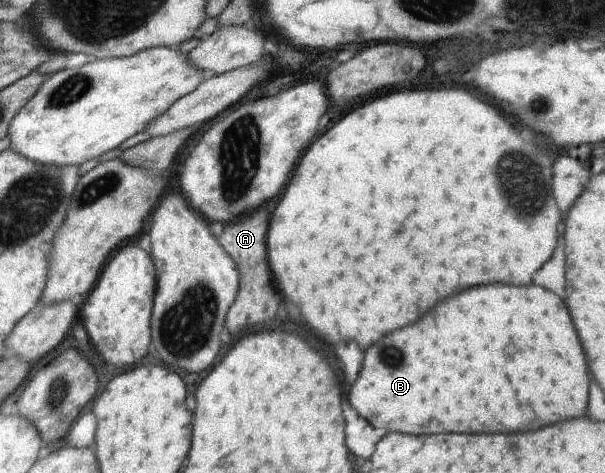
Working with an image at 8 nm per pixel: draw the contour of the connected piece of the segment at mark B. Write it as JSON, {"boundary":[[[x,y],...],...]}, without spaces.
{"boundary":[[[487,285],[487,287],[475,287],[461,291],[457,299],[451,299],[445,303],[449,313],[443,313],[443,303],[435,307],[435,311],[427,313],[427,319],[423,317],[417,325],[405,327],[401,331],[395,331],[387,335],[387,339],[381,339],[375,347],[369,347],[365,351],[365,361],[357,381],[351,386],[349,403],[351,407],[363,419],[366,419],[373,427],[399,431],[399,433],[413,433],[413,435],[425,435],[425,433],[505,433],[505,431],[529,431],[529,429],[541,429],[551,423],[559,423],[565,419],[585,417],[587,415],[587,399],[589,391],[589,375],[587,375],[586,355],[583,355],[581,343],[577,339],[573,321],[569,317],[569,311],[565,307],[565,301],[559,299],[555,293],[543,289],[541,286],[511,287],[511,285]]]}

